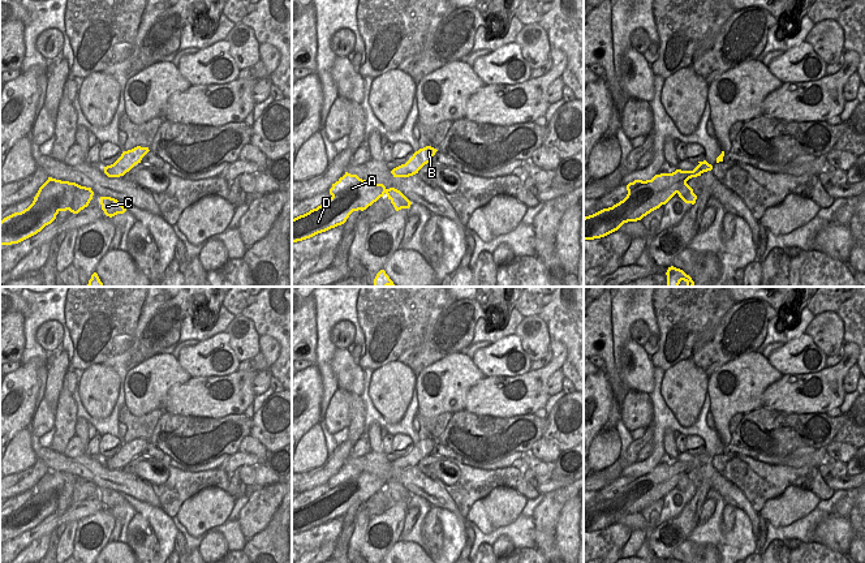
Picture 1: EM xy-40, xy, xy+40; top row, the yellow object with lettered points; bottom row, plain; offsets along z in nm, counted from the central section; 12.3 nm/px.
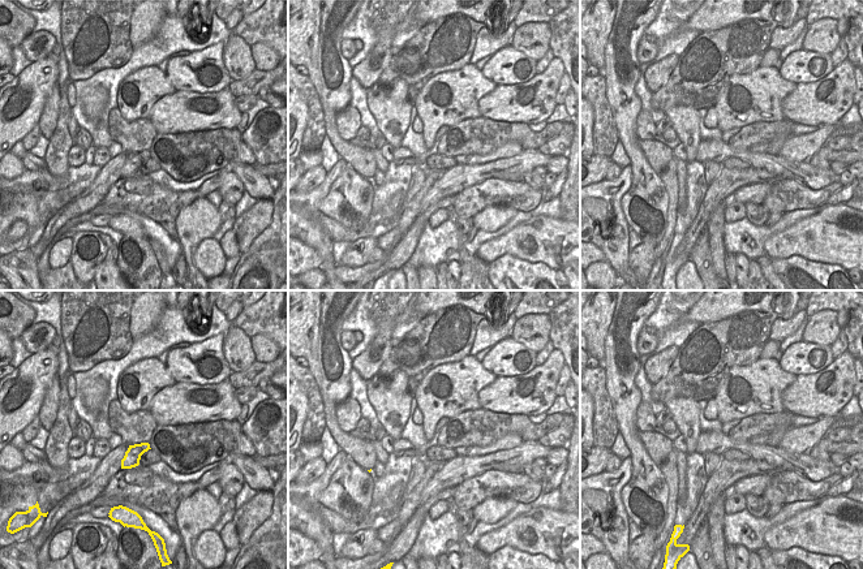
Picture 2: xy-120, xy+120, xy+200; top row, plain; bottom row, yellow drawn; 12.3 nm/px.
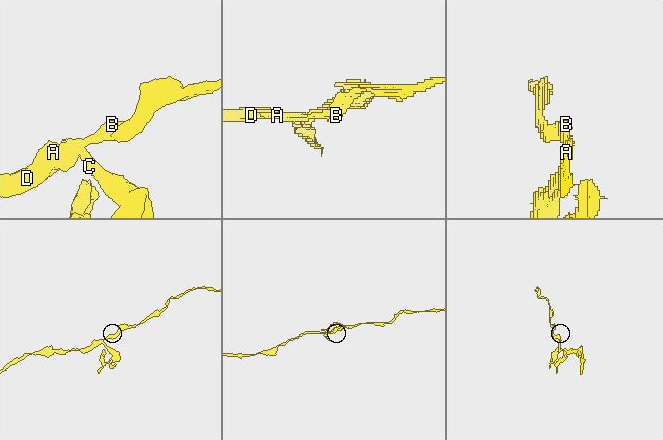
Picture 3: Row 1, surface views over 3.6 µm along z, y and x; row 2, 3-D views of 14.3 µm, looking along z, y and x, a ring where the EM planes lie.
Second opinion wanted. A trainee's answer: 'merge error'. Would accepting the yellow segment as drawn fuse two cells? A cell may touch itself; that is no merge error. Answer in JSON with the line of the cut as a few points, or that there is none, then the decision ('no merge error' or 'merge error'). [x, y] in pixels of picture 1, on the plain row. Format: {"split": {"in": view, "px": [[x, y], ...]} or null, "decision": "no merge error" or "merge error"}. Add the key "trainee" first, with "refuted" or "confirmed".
{"trainee": "confirmed", "split": {"in": "xy+40", "px": [[685, 473], [676, 484]]}, "decision": "merge error"}

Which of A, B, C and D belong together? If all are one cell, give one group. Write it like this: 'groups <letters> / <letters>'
groups A B D / C

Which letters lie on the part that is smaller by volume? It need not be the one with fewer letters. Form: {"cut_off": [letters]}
{"cut_off": ["C"]}

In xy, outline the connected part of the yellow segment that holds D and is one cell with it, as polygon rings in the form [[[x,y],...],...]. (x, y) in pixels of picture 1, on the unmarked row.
[[[345,464],[332,480],[328,493],[309,504],[292,511],[292,534],[310,530],[341,517],[353,503],[363,503],[376,494],[388,481]]]

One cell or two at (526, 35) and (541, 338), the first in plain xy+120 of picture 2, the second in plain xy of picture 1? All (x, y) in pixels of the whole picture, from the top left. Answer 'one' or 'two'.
one

